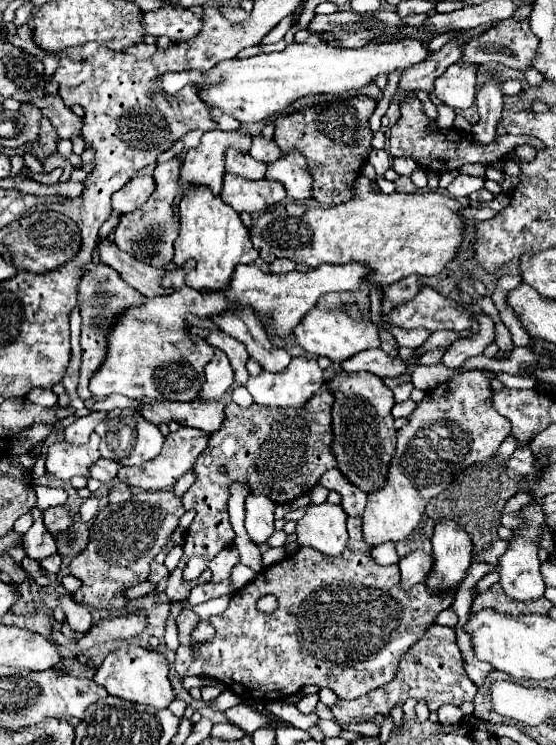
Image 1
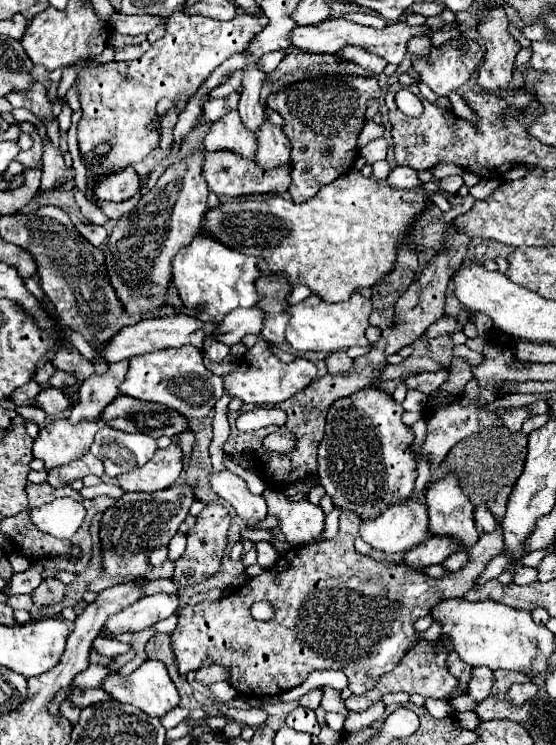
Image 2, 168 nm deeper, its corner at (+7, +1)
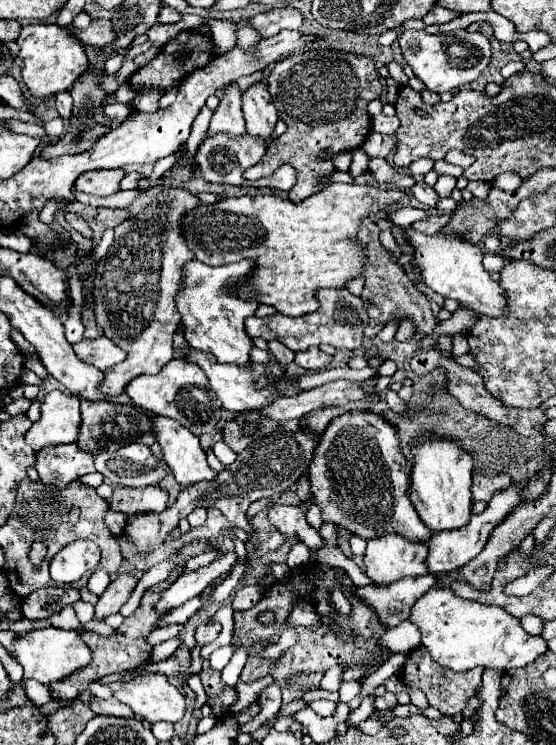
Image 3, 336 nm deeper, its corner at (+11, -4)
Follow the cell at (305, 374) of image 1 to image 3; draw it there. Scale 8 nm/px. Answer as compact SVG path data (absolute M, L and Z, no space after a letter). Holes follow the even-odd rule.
M192 347L184 353L184 359L186 359L188 363L200 365L200 369L202 369L202 371L208 375L208 379L210 379L210 387L216 391L218 399L222 401L222 407L228 409L228 411L238 411L238 413L252 411L252 409L262 409L262 407L270 405L270 403L276 399L270 389L262 389L262 391L254 389L254 381L256 381L260 375L264 375L264 373L270 373L270 375L274 375L274 377L282 377L282 375L284 375L282 367L280 367L276 361L270 361L270 365L266 367L266 371L264 371L264 365L258 365L258 363L254 363L254 369L248 371L248 369L244 369L244 367L238 367L238 365L220 365L210 353L204 353L204 351L198 351L198 349L192 349Z

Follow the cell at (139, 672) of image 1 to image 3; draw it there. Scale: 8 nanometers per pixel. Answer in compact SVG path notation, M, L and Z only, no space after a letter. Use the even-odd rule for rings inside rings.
M164 675L136 677L130 683L124 683L114 697L132 707L132 711L148 723L176 723L186 711L184 695L170 685Z

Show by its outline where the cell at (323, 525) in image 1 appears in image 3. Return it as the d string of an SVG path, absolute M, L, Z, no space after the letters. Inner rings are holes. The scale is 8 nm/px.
M274 503L268 509L268 521L284 535L300 537L308 549L318 551L322 547L322 537L316 529L312 529L306 521L306 515L300 507L294 505L278 505Z

